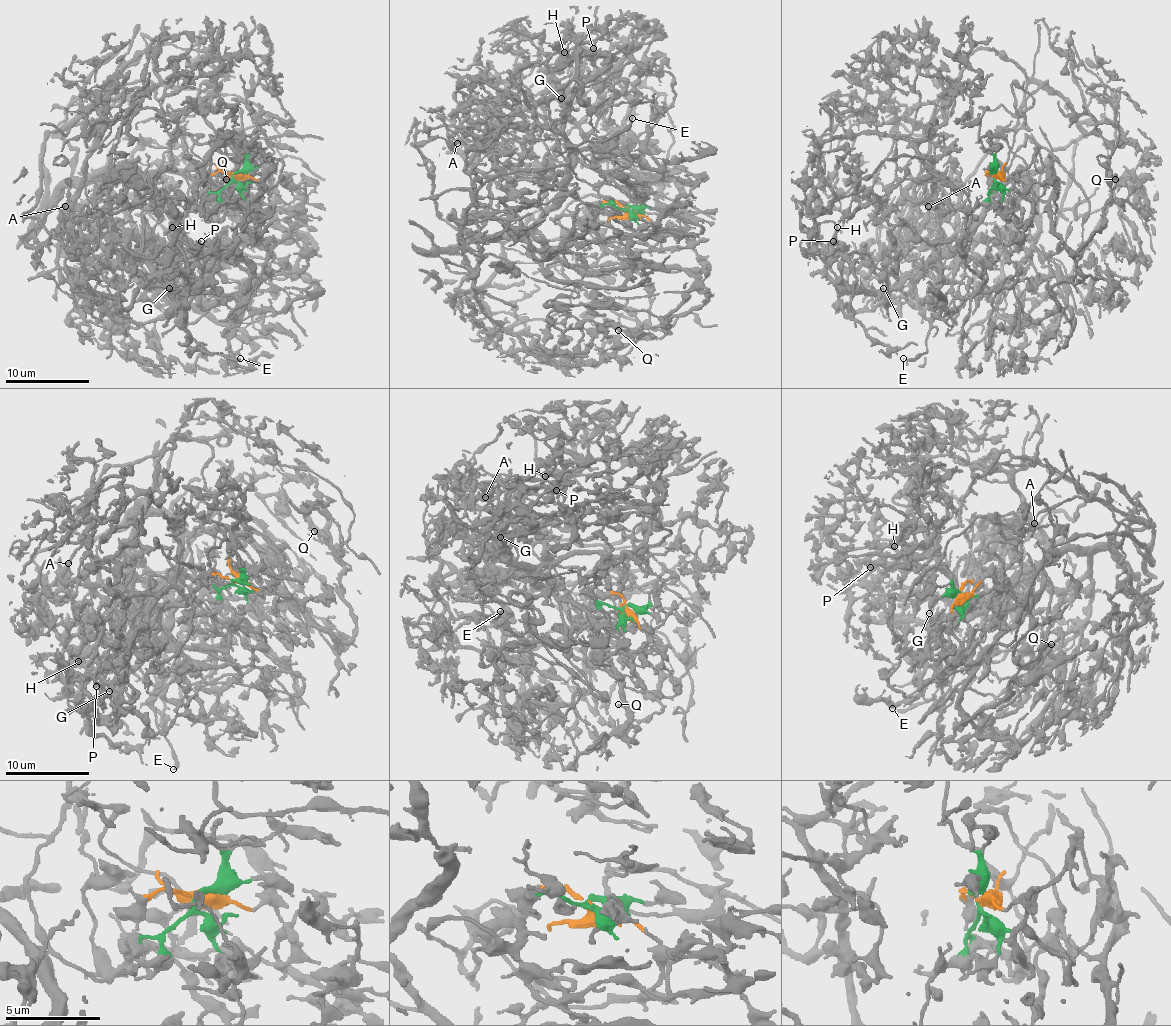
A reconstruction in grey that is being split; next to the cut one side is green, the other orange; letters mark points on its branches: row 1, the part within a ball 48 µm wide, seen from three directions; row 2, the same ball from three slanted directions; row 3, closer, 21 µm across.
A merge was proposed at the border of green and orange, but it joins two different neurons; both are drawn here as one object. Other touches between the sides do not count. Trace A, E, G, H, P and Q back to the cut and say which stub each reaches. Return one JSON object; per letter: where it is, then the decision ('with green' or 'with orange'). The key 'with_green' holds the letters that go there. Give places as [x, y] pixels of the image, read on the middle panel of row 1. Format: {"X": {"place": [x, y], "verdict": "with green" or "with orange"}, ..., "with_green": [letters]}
{"A": {"place": [457, 143], "verdict": "with green"}, "E": {"place": [632, 118], "verdict": "with green"}, "G": {"place": [561, 98], "verdict": "with green"}, "H": {"place": [564, 52], "verdict": "with green"}, "P": {"place": [593, 48], "verdict": "with green"}, "Q": {"place": [618, 330], "verdict": "with orange"}, "with_green": ["A", "E", "G", "H", "P"]}

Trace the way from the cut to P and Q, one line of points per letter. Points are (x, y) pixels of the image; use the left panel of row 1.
P: (232, 178), (188, 197), (150, 81), (48, 136), (22, 213), (71, 249), (175, 287), (201, 241)
Q: (232, 178), (257, 180), (265, 167), (217, 144), (190, 171), (314, 249), (280, 224), (270, 194), (226, 180)

